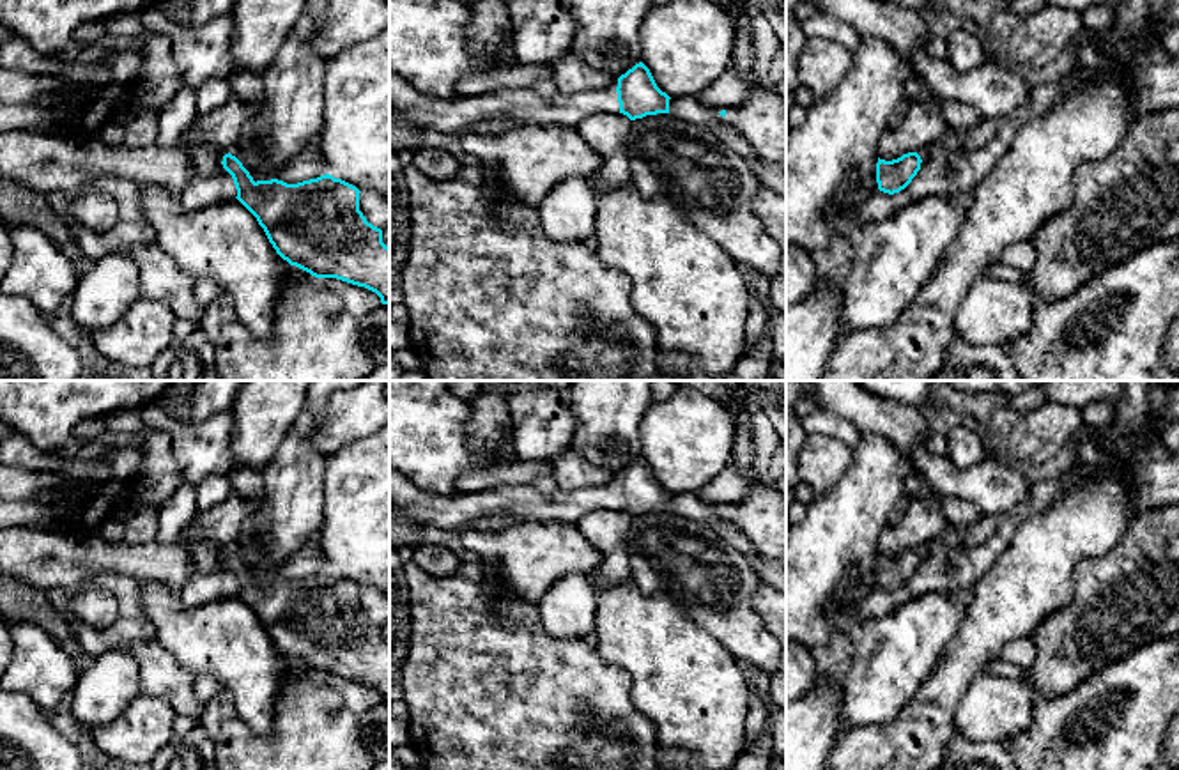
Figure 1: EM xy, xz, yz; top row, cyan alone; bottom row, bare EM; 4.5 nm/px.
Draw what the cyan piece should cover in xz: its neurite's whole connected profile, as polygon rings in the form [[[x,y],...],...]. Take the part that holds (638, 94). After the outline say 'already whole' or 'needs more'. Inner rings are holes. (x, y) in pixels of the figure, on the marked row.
[[[639,62],[618,78],[611,90],[538,96],[533,89],[446,101],[418,92],[407,80],[389,71],[389,108],[398,119],[421,129],[453,135],[483,120],[513,120],[519,126],[551,124],[577,127],[597,113],[623,113],[630,120],[669,113],[669,96],[662,92],[650,69]]]; needs more

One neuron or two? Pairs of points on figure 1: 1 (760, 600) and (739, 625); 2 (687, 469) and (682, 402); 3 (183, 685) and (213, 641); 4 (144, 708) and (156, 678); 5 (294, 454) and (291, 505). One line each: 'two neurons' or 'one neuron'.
1: two neurons
2: one neuron
3: two neurons
4: two neurons
5: one neuron

